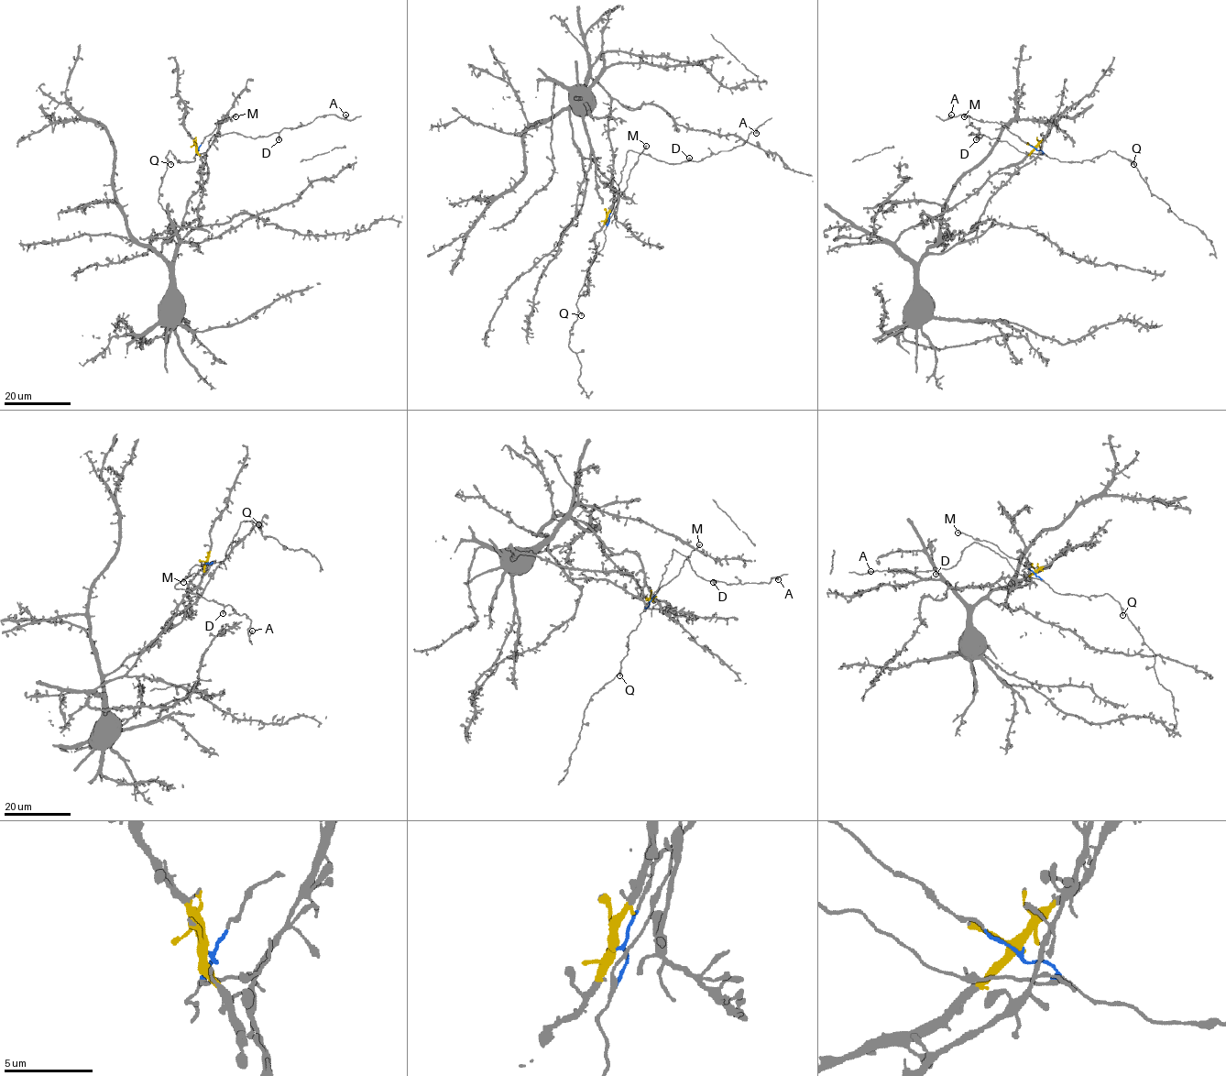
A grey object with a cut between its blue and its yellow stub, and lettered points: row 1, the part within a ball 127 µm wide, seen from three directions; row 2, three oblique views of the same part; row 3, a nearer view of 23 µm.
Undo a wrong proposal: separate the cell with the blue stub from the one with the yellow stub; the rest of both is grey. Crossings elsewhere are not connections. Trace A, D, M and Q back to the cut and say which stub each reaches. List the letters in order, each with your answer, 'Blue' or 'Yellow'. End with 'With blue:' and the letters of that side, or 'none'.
A: Blue
D: Blue
M: Blue
Q: Blue
With blue: A, D, M, Q

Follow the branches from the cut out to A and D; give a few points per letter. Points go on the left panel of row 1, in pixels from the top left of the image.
A: (196, 148), (197, 154), (206, 152), (215, 134), (268, 137), (318, 116), (344, 118), (345, 115)
D: (196, 148), (197, 154), (206, 152), (208, 141), (215, 134), (238, 132), (253, 138), (278, 132), (278, 140)

